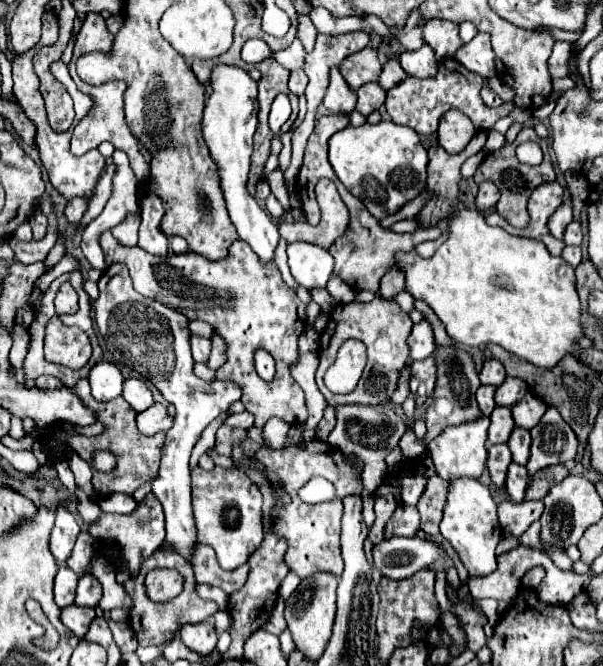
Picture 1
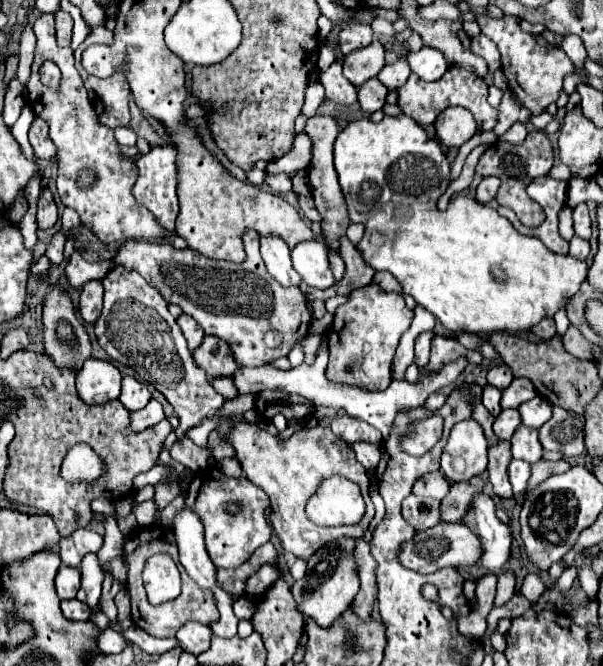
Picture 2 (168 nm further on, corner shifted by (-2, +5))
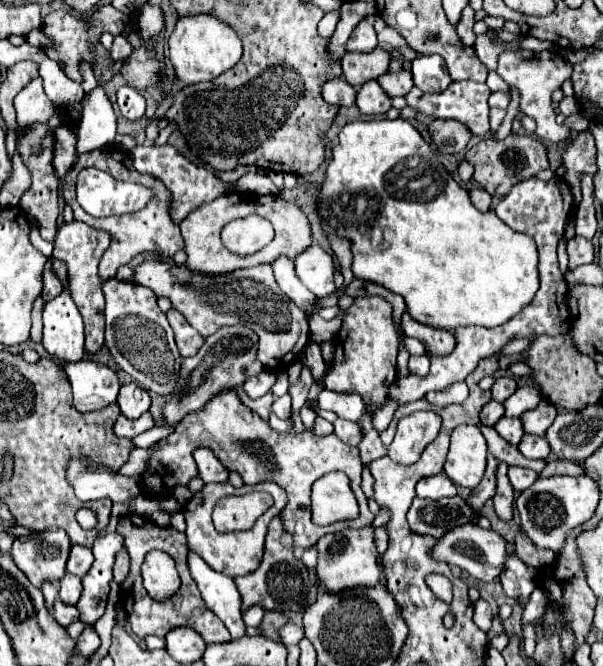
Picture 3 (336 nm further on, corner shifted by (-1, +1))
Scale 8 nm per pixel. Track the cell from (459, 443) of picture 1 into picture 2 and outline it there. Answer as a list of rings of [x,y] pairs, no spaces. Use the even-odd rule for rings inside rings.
[[[458,422],[442,452],[442,472],[450,482],[464,482],[478,476],[488,466],[488,442],[478,422]]]

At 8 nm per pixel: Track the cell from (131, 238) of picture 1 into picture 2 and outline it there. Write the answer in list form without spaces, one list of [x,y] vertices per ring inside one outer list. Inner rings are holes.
[[[42,14],[34,26],[36,47],[32,63],[32,76],[26,86],[28,96],[42,96],[40,104],[46,108],[50,138],[58,146],[58,192],[64,206],[74,208],[80,216],[84,228],[92,230],[104,244],[110,242],[124,242],[124,240],[162,240],[168,238],[172,232],[162,230],[162,224],[150,214],[148,208],[138,206],[132,196],[132,184],[138,178],[138,168],[132,160],[124,158],[114,132],[108,126],[98,122],[98,114],[88,100],[88,92],[84,82],[74,66],[72,48],[60,48],[54,36],[54,16]],[[52,60],[62,70],[62,80],[58,90],[42,88],[40,82],[40,66],[42,62]],[[82,168],[92,168],[98,174],[98,182],[90,190],[80,190],[76,186],[76,176]]]

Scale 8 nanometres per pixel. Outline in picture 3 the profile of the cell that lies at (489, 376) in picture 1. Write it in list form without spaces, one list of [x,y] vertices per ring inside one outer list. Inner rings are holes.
[[[497,378],[495,384],[493,384],[493,388],[491,388],[491,394],[493,394],[493,400],[505,402],[515,390],[517,390],[515,378]]]

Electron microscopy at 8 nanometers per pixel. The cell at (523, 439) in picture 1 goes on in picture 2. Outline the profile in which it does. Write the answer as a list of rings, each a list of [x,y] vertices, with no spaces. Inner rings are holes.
[[[518,426],[510,444],[512,444],[512,448],[510,448],[512,456],[518,460],[526,460],[526,462],[534,464],[542,458],[542,444],[538,440],[538,430],[534,430],[534,428]]]

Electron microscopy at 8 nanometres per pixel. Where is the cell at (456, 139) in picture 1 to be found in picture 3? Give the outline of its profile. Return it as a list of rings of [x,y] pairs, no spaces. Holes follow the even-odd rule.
[[[455,118],[433,120],[429,124],[429,132],[433,144],[443,154],[459,154],[471,140],[471,130],[465,124],[457,122]]]

